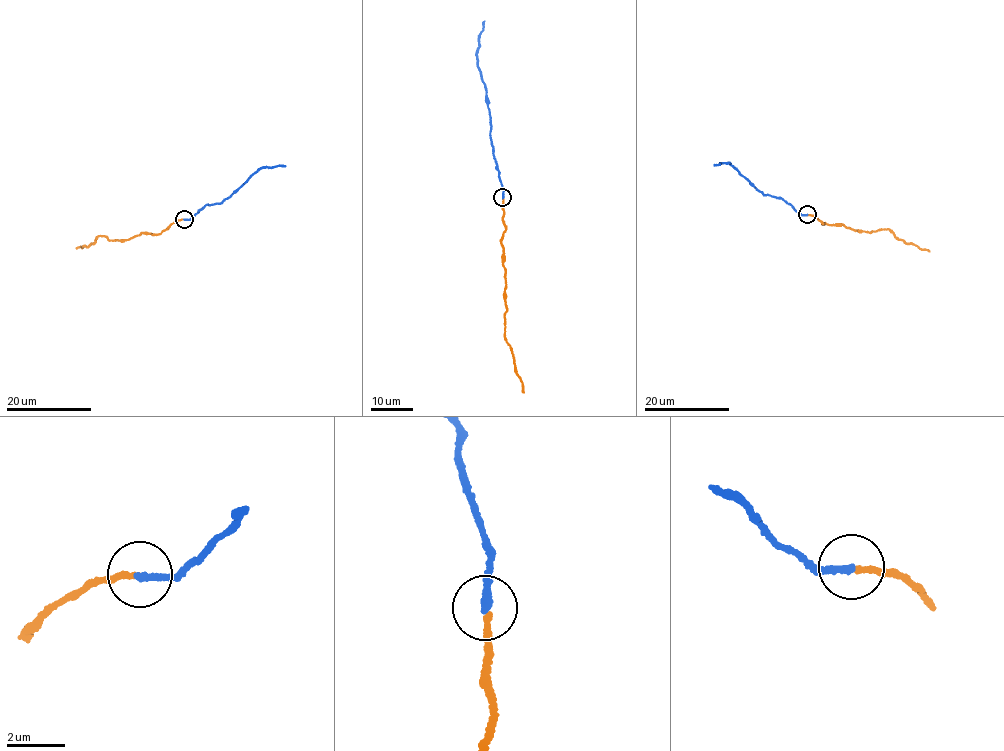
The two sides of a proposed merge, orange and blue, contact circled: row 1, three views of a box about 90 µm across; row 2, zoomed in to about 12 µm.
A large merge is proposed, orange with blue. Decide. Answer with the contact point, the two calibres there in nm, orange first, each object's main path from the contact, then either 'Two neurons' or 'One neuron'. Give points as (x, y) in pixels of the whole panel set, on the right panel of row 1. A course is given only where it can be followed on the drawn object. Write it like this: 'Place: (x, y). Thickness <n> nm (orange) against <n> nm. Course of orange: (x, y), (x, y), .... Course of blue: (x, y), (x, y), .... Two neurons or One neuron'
Place: (807, 214). Thickness 200 nm (orange) against 280 nm. Course of orange: (807, 215), (825, 224), (843, 224), (857, 230), (888, 230), (907, 243), (913, 243), (929, 251). Course of blue: (807, 214), (802, 215), (781, 198), (765, 194), (733, 165), (714, 165). One neuron

